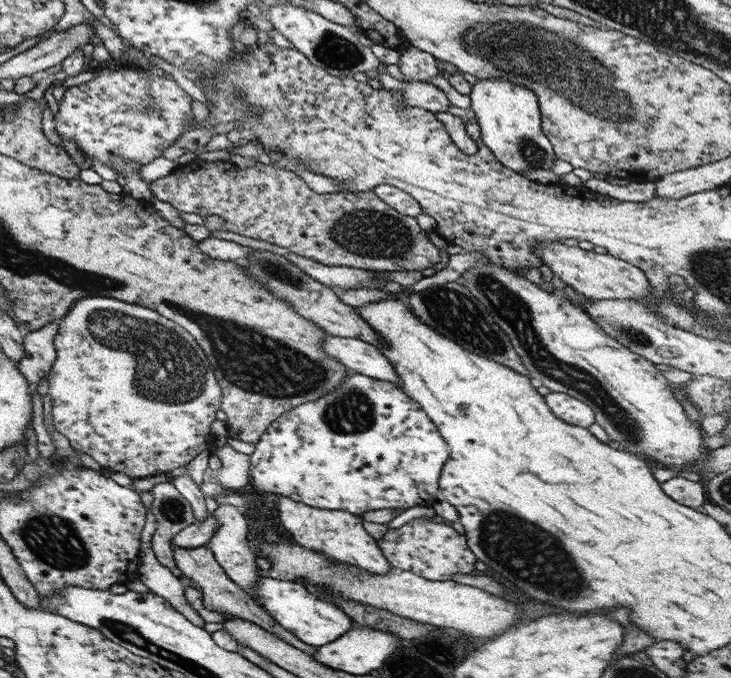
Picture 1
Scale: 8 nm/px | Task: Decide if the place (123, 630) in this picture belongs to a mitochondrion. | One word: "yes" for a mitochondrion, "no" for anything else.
yes

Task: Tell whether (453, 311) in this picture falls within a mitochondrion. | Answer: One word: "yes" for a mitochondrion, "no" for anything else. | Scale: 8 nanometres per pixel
yes

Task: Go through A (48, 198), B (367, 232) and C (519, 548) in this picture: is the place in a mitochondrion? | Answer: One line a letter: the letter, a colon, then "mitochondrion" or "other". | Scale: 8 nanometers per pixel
A: other
B: mitochondrion
C: mitochondrion

